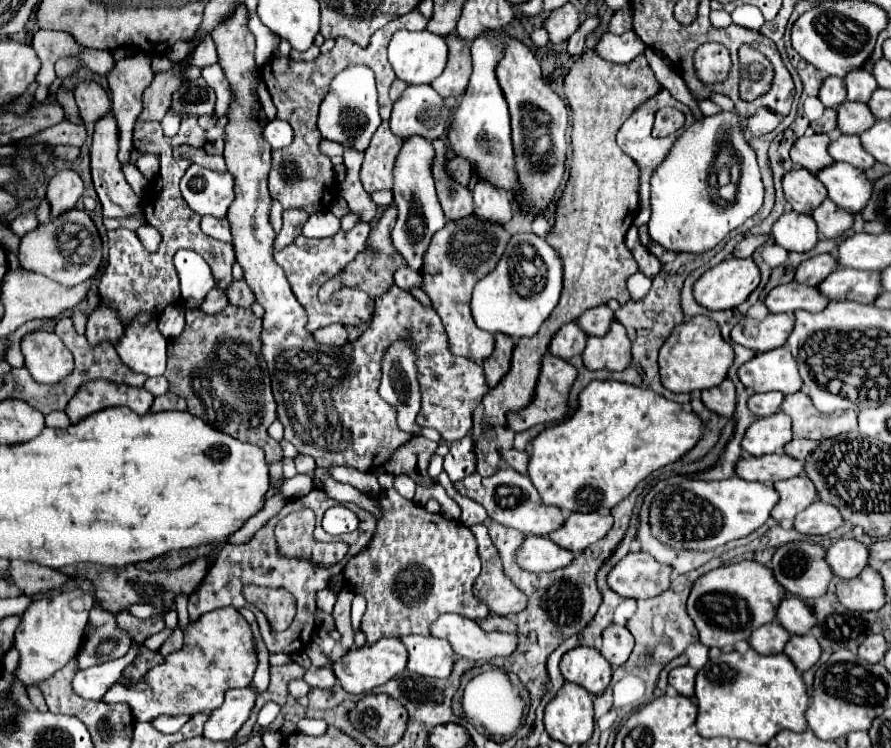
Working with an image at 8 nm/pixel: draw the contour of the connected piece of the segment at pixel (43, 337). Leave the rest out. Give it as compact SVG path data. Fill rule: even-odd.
M30 331L22 337L22 355L25 367L34 379L42 382L58 382L74 369L70 349L52 331Z

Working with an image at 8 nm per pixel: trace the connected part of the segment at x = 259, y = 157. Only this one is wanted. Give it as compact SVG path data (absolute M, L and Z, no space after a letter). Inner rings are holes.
M238 3L236 9L226 15L220 25L214 27L212 31L216 51L218 51L218 63L230 83L232 91L232 105L228 107L228 123L224 127L224 157L226 157L226 167L228 173L234 177L234 191L236 199L228 209L228 221L232 227L232 245L236 251L236 261L244 269L244 281L248 287L254 291L258 303L266 309L264 315L264 327L262 327L262 355L268 365L268 373L272 379L272 391L278 403L278 419L284 425L284 439L290 441L300 453L314 457L318 467L334 467L334 465L348 465L356 467L362 471L372 471L388 457L394 453L396 447L404 445L410 437L408 433L402 433L396 425L396 411L392 405L388 405L380 395L378 395L378 383L380 383L380 361L384 355L384 349L402 337L406 329L410 329L410 335L416 343L418 349L418 377L420 377L420 391L422 391L422 409L418 415L418 423L422 427L432 427L436 429L444 441L454 441L472 429L472 413L482 401L484 393L488 391L484 371L478 363L474 363L468 357L454 355L450 351L448 335L446 329L440 321L440 317L434 313L434 309L426 309L412 297L412 293L398 289L396 285L376 301L376 313L368 325L368 329L362 333L360 339L354 343L346 343L342 347L330 347L330 345L320 345L308 335L304 329L306 325L306 311L304 307L296 301L288 279L284 275L284 269L274 261L272 257L272 241L276 237L272 225L270 225L270 209L272 209L272 197L268 193L266 181L268 181L268 171L270 171L270 151L272 147L268 141L262 137L262 127L258 123L258 115L262 111L262 103L258 99L258 65L254 61L254 51L256 51L256 37L248 27L248 9L246 5Z

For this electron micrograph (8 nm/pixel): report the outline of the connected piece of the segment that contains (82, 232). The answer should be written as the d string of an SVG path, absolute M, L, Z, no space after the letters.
M68 209L54 217L50 223L38 225L34 231L28 231L20 241L18 259L26 271L46 275L48 279L64 287L74 287L88 281L98 271L102 261L102 241L96 225L86 211Z

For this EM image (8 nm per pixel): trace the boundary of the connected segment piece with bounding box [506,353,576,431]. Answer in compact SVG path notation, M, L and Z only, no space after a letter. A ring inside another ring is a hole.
M544 355L542 357L542 363L540 363L540 375L538 375L538 383L536 383L536 389L534 389L534 397L532 401L520 409L520 411L512 411L508 413L508 423L506 423L506 429L512 429L512 431L526 431L528 427L536 425L536 423L550 423L550 421L560 421L564 419L566 415L566 399L568 399L568 389L572 387L572 381L576 379L576 369L560 359L560 357L554 357L554 355Z

